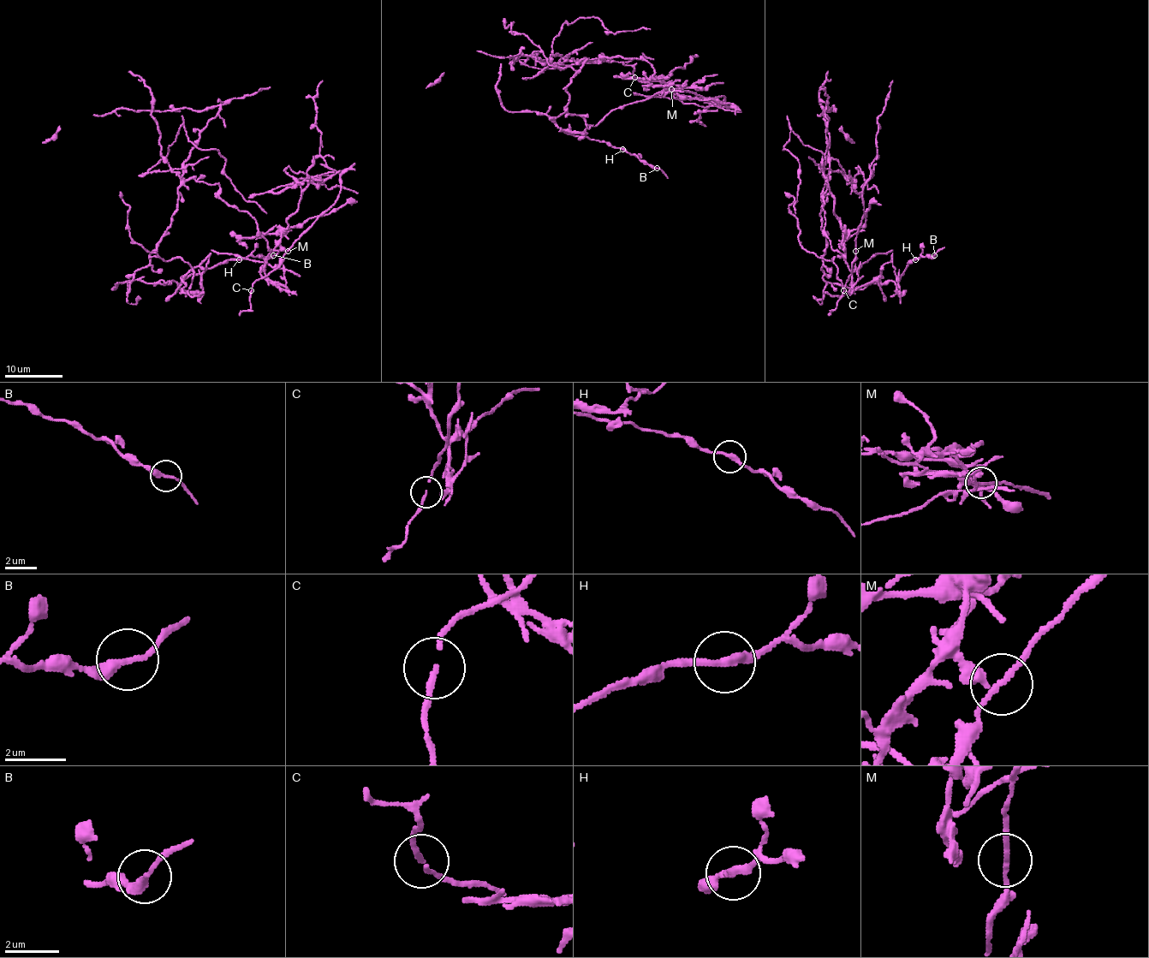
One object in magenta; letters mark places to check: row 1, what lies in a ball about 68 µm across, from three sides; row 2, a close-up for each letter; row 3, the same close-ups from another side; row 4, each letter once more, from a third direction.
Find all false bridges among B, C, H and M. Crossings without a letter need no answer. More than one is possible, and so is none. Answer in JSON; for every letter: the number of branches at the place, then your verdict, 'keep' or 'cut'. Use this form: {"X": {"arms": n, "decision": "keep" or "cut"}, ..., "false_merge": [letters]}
{"B": {"arms": 2, "decision": "keep"}, "C": {"arms": 2, "decision": "keep"}, "H": {"arms": 2, "decision": "cut"}, "M": {"arms": 2, "decision": "cut"}, "false_merge": ["H", "M"]}

